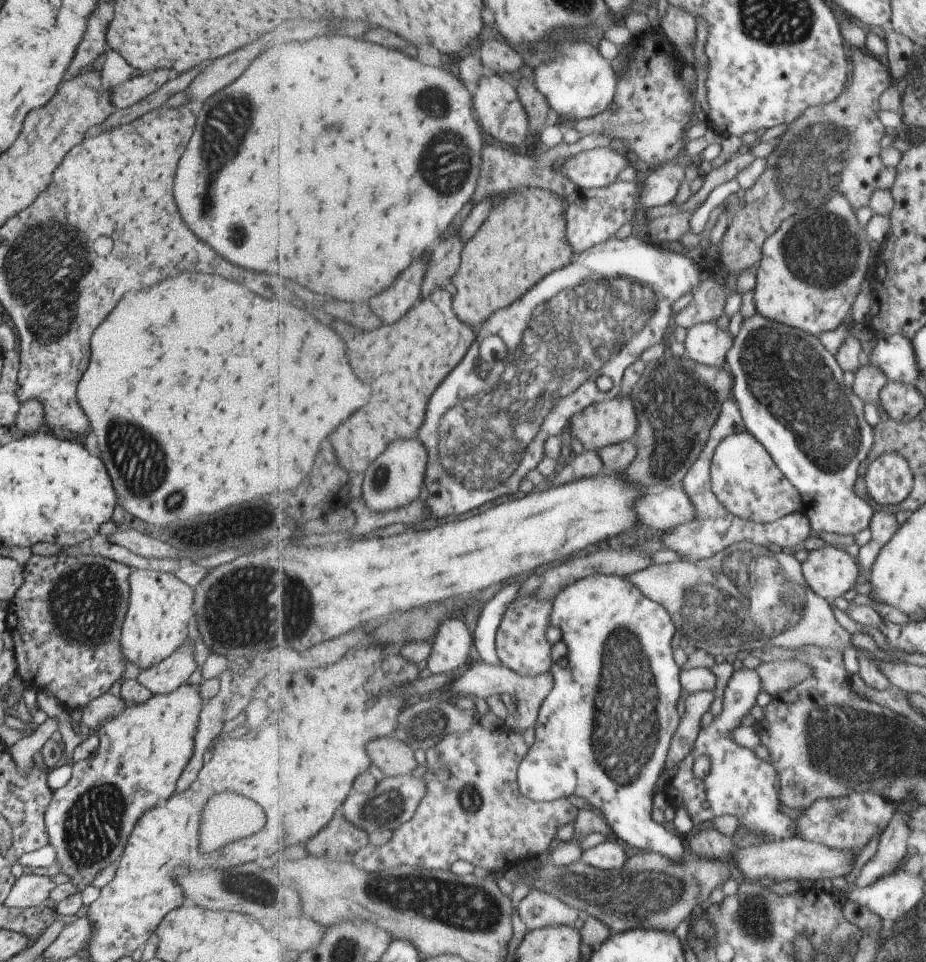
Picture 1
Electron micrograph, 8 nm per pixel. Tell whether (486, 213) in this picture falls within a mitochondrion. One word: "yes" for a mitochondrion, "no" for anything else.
no

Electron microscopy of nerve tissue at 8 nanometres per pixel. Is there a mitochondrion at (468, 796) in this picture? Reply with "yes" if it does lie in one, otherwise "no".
yes

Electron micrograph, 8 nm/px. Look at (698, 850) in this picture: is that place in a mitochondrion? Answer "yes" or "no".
no

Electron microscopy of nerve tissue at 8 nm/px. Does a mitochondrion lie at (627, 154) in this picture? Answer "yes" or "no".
no

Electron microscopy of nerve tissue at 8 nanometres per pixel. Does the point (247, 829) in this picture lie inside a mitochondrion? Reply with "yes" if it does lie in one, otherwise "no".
no

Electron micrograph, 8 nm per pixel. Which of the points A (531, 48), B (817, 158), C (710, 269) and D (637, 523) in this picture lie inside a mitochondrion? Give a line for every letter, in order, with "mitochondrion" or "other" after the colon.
A: other
B: mitochondrion
C: other
D: other

